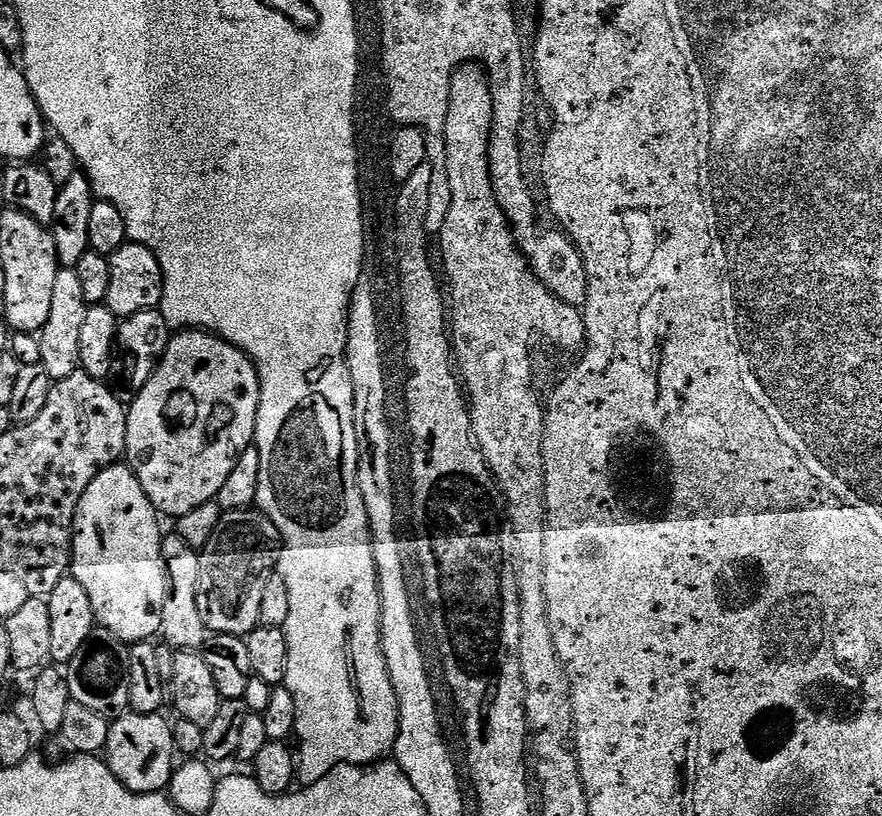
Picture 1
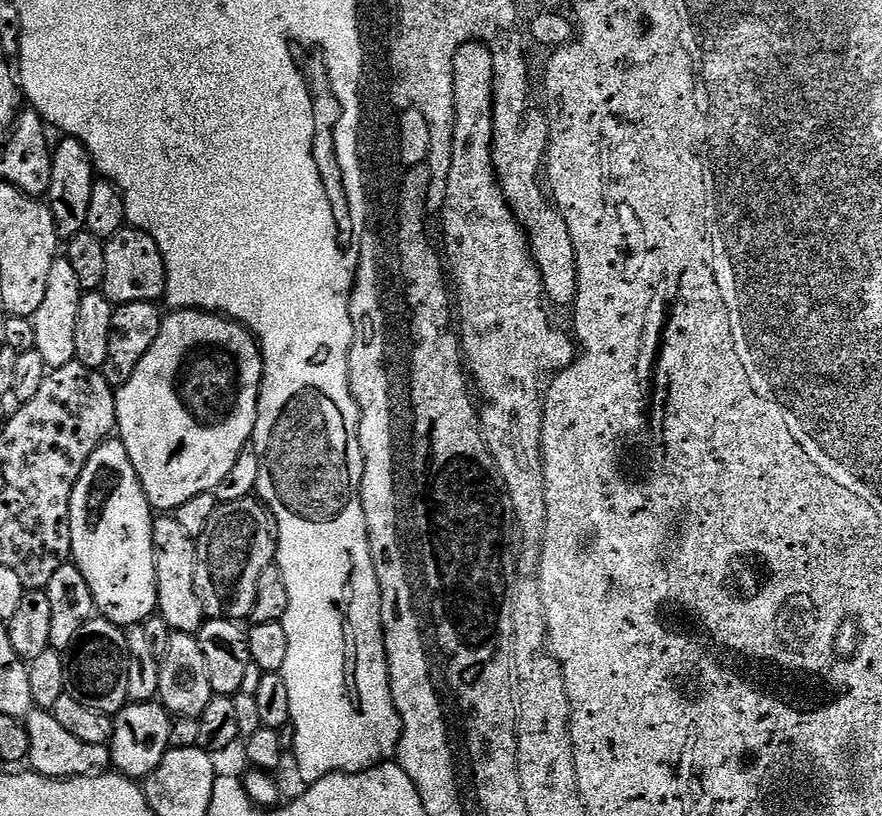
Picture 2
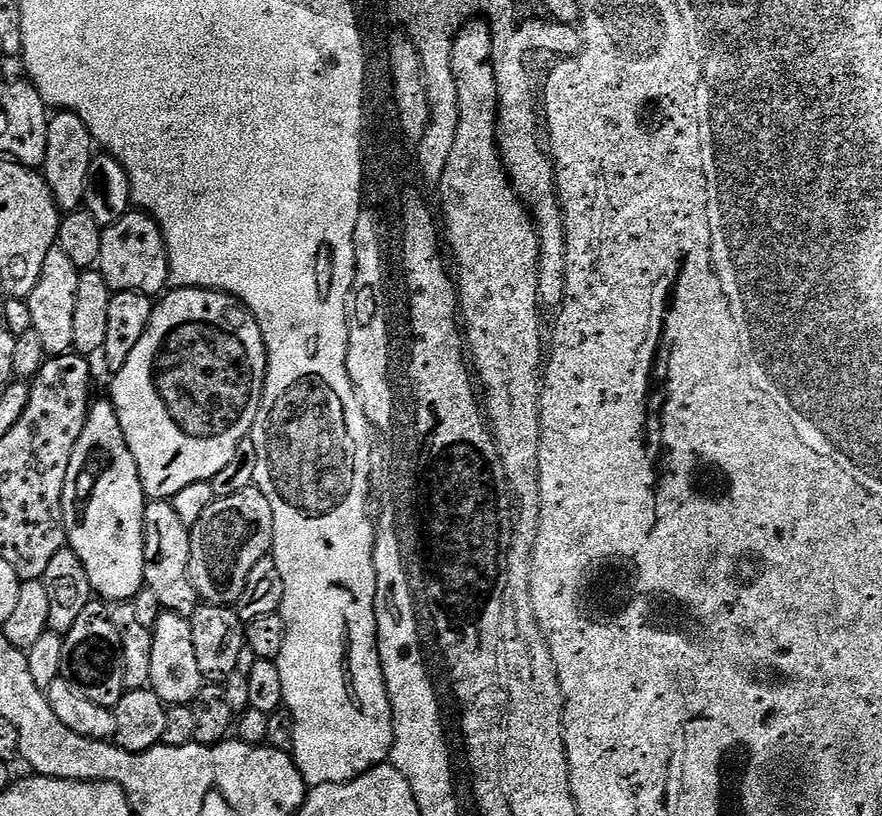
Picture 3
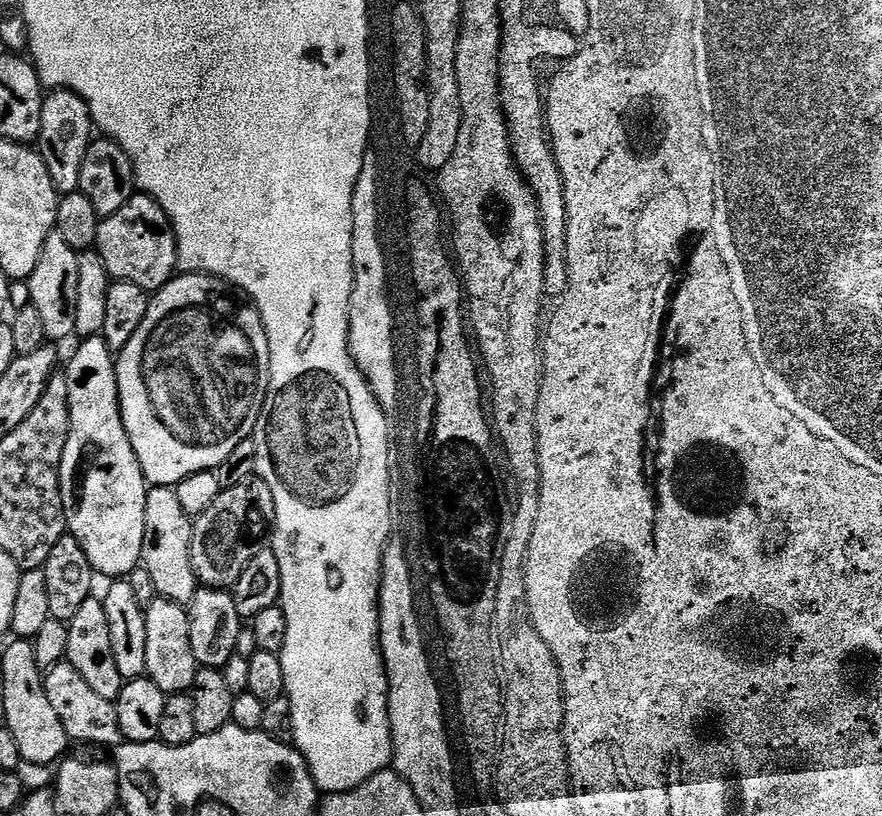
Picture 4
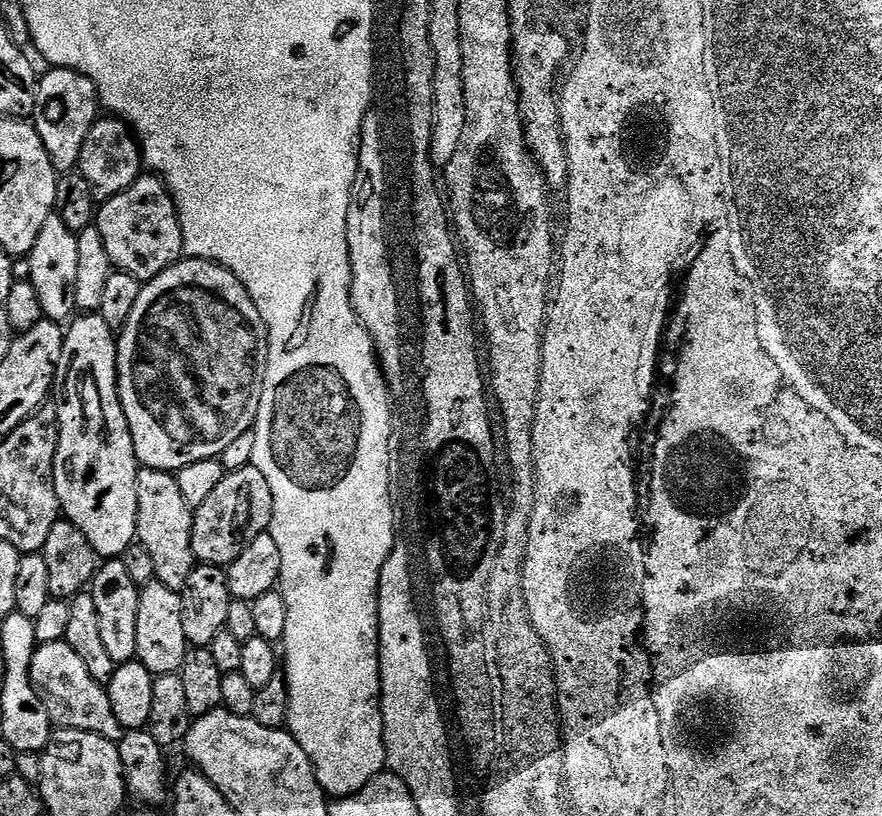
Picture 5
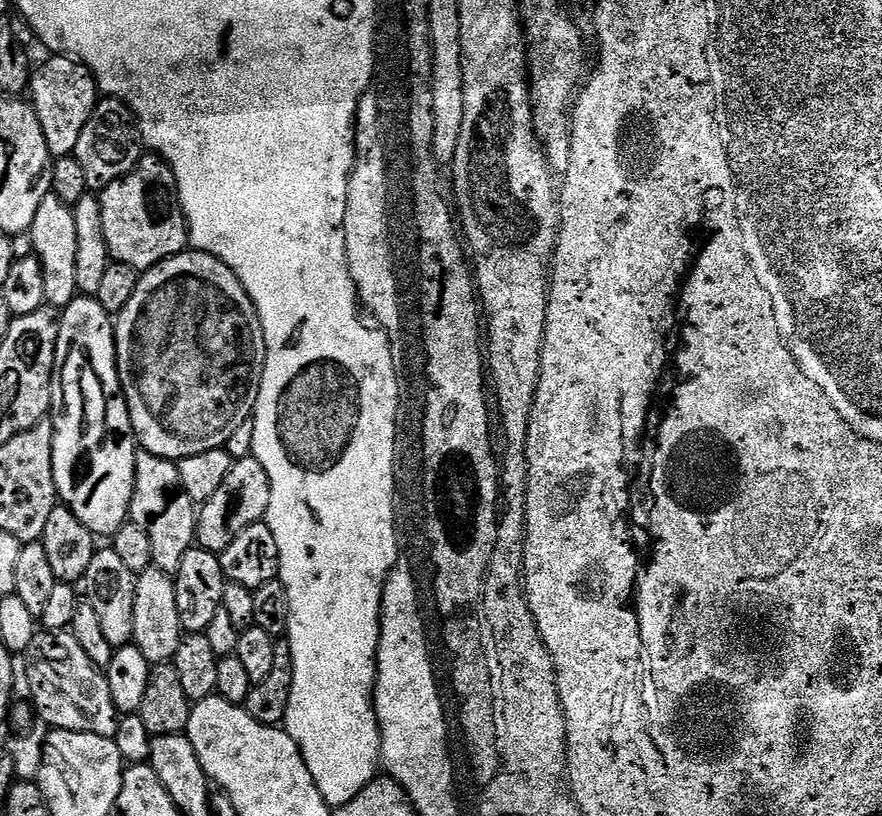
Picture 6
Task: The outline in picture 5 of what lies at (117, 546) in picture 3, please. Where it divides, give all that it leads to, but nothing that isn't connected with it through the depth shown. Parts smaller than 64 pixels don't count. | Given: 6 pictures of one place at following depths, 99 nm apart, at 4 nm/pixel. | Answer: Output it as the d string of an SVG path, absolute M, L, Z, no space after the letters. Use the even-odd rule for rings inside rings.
M80 314L71 321L70 327L64 333L64 345L60 351L59 367L62 369L62 379L58 384L58 392L60 388L60 397L54 401L56 410L56 426L59 428L58 442L56 443L56 457L54 458L54 486L56 493L60 499L60 511L74 526L78 526L78 530L82 530L82 534L86 534L86 542L90 542L90 546L100 558L120 558L123 557L124 551L132 547L136 540L136 519L138 518L138 490L136 489L136 479L140 473L138 461L136 459L136 451L134 450L134 442L130 434L130 426L126 422L126 414L122 410L122 402L120 401L119 386L117 384L116 375L116 350L117 337L114 330L110 326L106 326L106 322L99 314Z

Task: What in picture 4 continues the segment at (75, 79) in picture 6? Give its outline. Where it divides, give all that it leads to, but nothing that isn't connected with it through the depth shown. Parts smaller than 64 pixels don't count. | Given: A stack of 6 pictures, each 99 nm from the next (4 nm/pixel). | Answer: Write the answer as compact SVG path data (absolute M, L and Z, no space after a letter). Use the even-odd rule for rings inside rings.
M49 91L45 95L42 106L38 151L40 157L46 162L46 170L50 170L50 178L54 182L57 193L65 194L79 189L82 158L86 156L88 145L93 139L94 125L88 103L73 92Z

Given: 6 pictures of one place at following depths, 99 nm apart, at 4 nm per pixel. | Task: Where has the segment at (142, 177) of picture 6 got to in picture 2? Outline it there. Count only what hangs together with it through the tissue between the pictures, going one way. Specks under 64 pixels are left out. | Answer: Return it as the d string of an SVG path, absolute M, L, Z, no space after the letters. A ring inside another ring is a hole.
M125 226L106 241L104 248L106 274L102 293L113 306L130 302L156 304L163 301L166 290L166 266L162 250L158 250L158 242L154 242L150 234L146 234L140 228Z

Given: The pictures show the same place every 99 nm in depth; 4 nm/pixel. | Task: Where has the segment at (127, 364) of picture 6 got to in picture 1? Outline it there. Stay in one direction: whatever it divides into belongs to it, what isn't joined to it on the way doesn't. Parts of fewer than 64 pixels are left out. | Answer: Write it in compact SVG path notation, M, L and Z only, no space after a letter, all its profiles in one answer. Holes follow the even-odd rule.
M180 330L169 339L164 357L154 370L154 374L140 387L140 391L131 397L131 400L127 405L126 446L128 451L126 453L126 463L135 472L146 498L150 498L150 502L156 508L157 513L163 514L165 517L168 515L172 516L171 518L179 518L190 514L190 510L198 510L198 506L213 503L219 490L225 485L227 475L230 474L238 462L239 456L243 454L247 447L254 444L256 438L256 419L258 418L258 406L260 405L260 375L256 372L256 366L252 360L240 348L228 344L220 336L213 336L210 332L199 330Z

